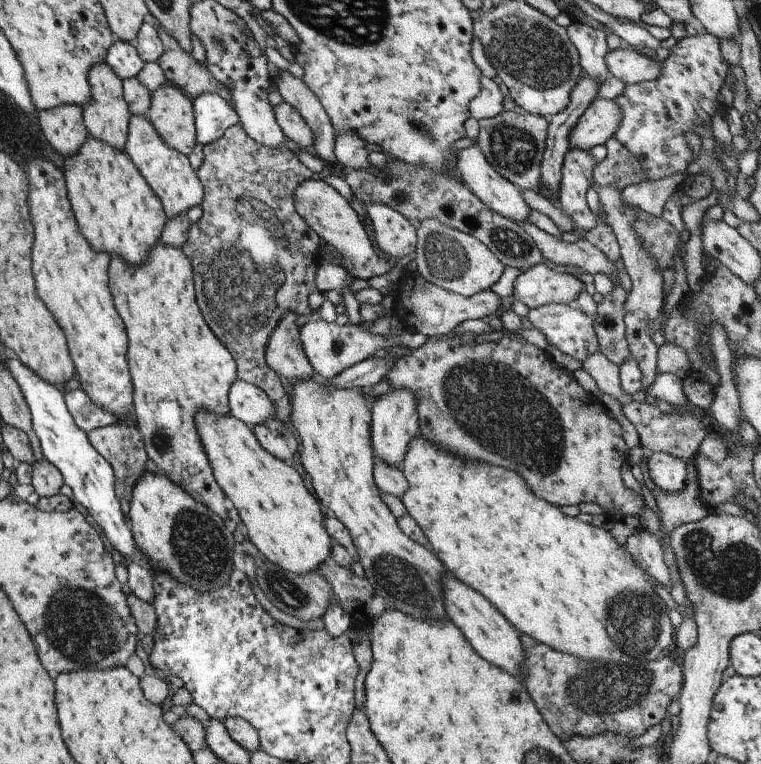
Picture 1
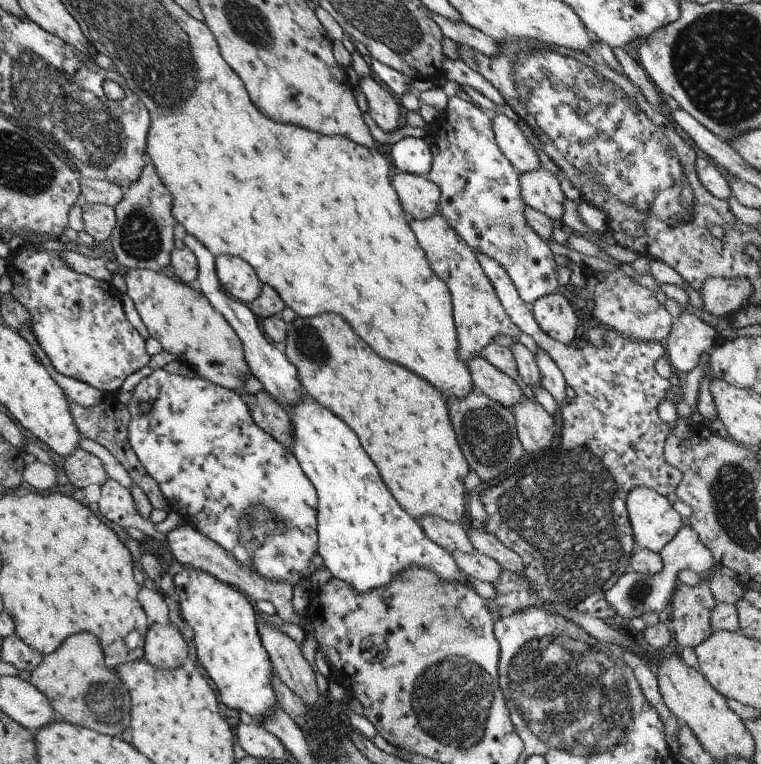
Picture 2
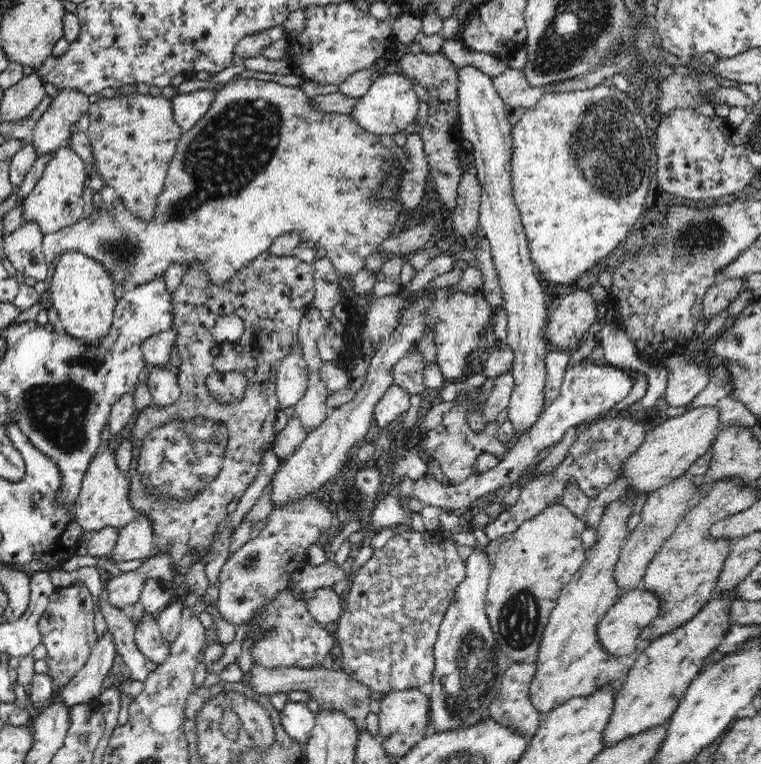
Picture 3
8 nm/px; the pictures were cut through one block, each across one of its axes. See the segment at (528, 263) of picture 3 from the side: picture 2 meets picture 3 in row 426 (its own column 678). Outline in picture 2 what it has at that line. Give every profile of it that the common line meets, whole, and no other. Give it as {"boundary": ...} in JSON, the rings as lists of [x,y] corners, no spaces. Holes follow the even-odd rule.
{"boundary":[[[643,486],[629,490],[625,507],[635,546],[653,553],[659,553],[683,526],[666,498]]]}

